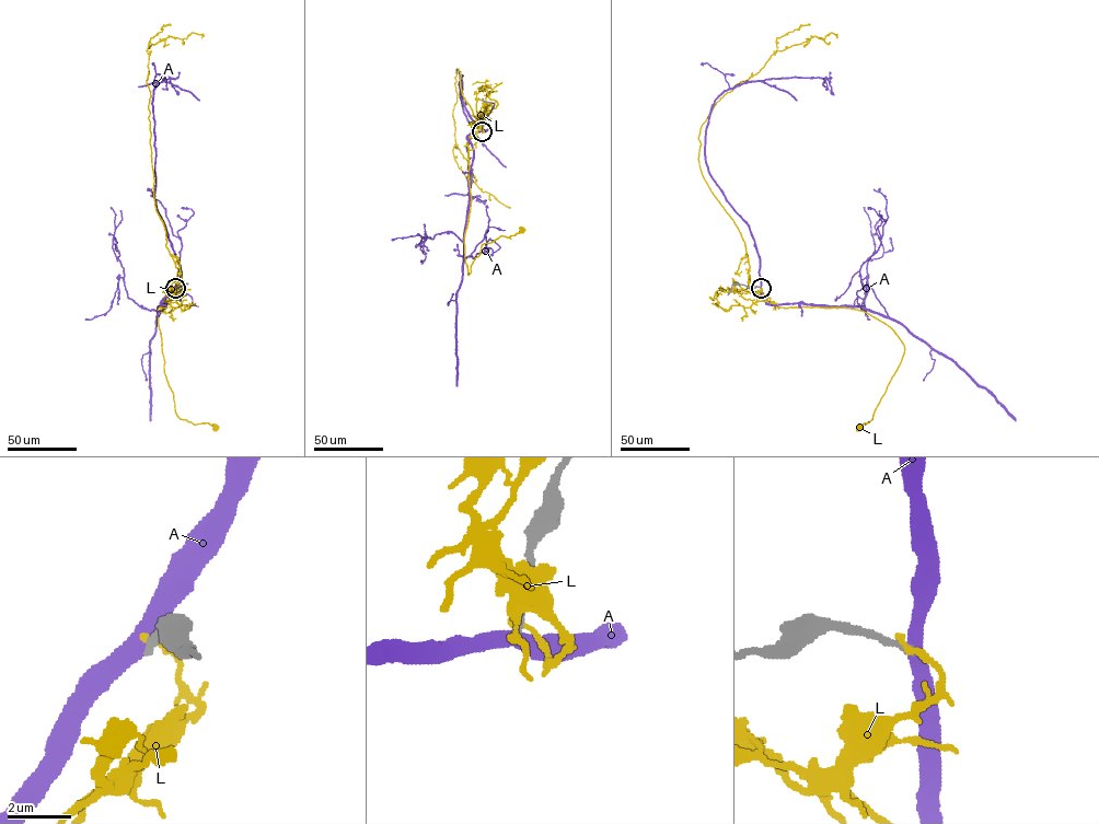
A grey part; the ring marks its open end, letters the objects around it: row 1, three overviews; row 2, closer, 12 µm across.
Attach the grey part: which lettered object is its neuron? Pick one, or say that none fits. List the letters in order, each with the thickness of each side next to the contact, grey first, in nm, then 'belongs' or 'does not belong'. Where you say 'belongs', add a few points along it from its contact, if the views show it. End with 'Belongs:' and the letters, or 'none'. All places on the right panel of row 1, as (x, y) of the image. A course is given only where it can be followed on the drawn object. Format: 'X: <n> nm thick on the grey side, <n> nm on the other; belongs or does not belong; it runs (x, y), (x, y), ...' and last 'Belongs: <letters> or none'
A: 240 nm thick on the grey side, 480 nm on the other; does not belong
L: 280 nm thick on the grey side, 170 nm on the other; does not belong
Belongs: none

